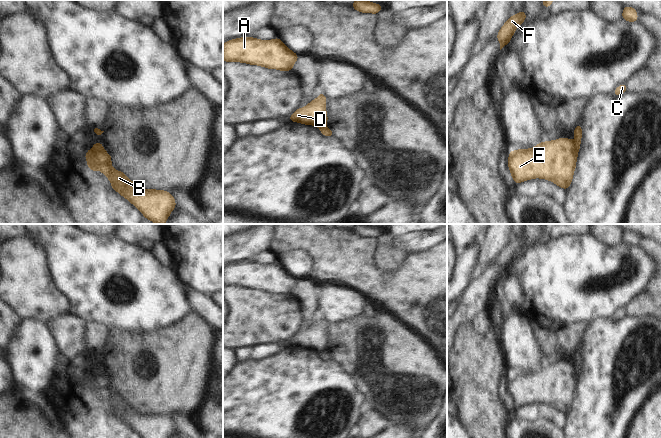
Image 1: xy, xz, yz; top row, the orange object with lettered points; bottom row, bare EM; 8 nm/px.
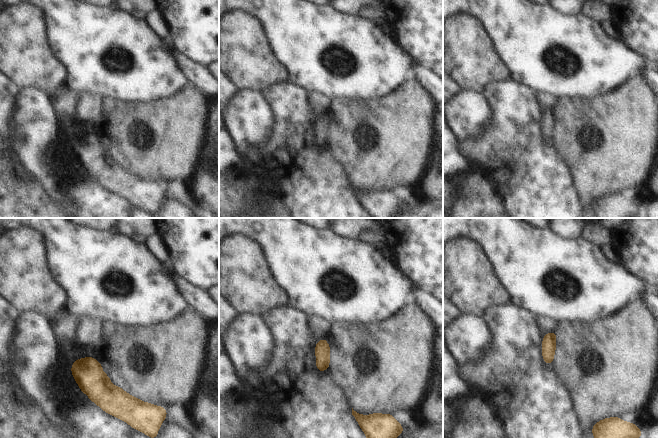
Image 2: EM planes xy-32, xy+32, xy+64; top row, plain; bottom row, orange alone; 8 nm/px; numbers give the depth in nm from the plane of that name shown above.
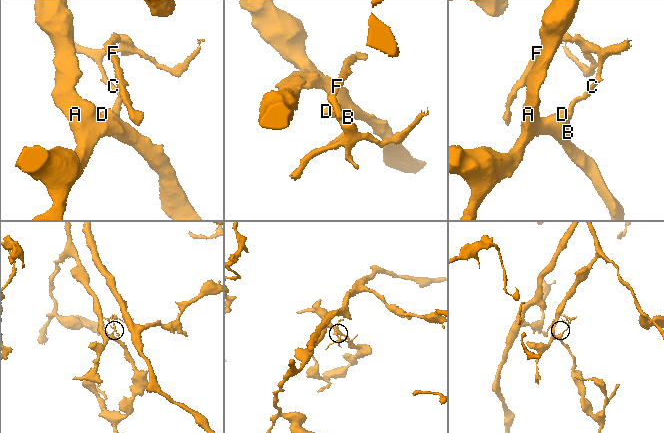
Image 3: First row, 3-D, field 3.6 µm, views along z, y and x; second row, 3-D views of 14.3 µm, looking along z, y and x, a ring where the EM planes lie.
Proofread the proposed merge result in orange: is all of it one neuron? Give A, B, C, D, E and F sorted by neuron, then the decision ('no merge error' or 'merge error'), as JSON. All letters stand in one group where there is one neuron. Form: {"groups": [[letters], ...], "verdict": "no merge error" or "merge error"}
{"groups": [["A", "B", "D", "E"], ["C", "F"]], "verdict": "merge error"}

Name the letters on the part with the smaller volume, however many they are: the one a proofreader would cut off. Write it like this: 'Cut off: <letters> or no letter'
Cut off: C, F

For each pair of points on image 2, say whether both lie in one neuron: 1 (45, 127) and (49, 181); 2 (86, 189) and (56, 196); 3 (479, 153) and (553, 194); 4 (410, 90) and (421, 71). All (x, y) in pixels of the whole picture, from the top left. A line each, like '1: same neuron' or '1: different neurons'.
1: same neuron
2: different neurons
3: same neuron
4: different neurons

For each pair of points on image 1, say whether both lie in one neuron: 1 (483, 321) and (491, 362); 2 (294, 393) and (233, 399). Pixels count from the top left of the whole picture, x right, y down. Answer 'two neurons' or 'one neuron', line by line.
1: two neurons
2: one neuron

